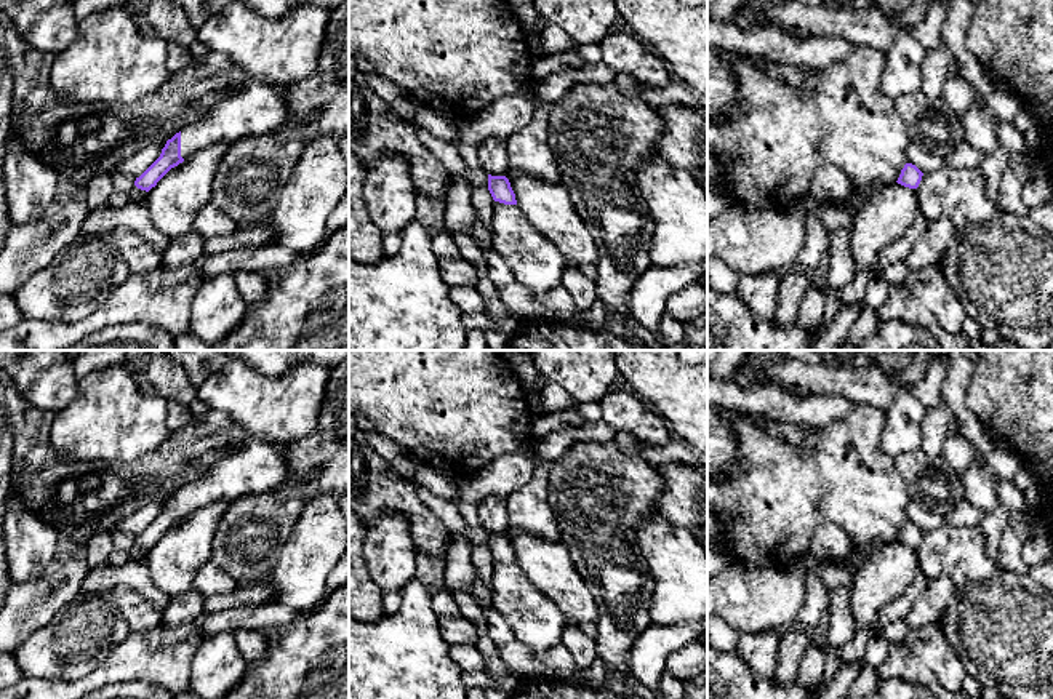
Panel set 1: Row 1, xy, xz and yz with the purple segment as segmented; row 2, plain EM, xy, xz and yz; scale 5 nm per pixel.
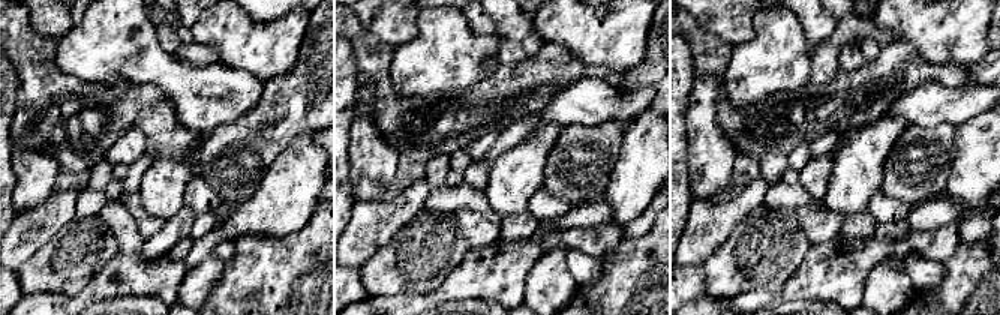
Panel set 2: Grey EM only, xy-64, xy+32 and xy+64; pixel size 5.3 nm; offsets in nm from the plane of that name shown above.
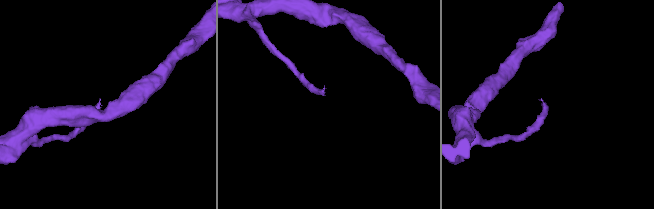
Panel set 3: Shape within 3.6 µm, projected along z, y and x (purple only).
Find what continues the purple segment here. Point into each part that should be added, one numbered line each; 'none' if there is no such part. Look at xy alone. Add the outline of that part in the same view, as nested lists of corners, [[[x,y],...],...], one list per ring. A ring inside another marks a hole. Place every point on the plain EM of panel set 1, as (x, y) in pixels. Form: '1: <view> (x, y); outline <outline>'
1: xy (256, 467); outline [[[259,438],[208,456],[214,461],[181,488],[182,517],[216,501],[232,502],[248,494],[277,491],[290,481],[283,448]]]

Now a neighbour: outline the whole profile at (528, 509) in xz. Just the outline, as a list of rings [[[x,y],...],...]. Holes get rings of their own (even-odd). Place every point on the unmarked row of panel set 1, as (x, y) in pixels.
[[[539,462],[530,481],[506,496],[509,526],[506,536],[530,533],[551,542],[560,541],[560,529],[547,488],[551,462]]]

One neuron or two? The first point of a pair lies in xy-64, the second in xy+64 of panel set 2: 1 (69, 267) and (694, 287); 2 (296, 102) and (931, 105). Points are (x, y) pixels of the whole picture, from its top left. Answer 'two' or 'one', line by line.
1: two
2: two

